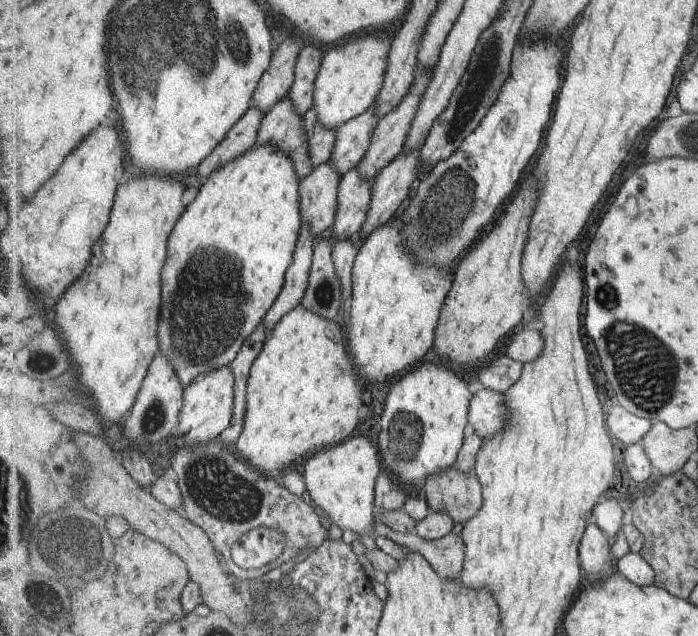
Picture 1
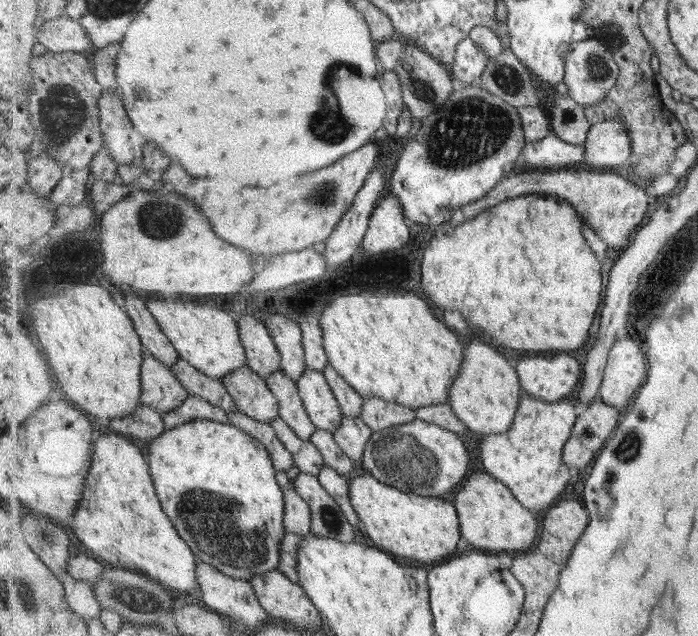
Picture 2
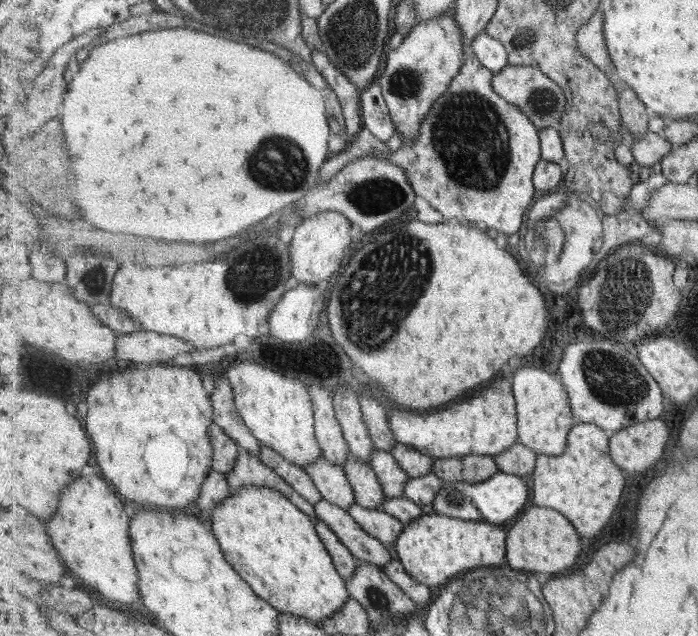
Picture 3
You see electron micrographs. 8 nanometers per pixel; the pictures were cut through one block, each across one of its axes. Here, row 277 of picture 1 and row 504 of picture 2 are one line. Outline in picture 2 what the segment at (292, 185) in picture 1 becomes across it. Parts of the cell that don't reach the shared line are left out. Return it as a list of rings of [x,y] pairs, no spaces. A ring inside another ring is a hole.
[[[195,420],[165,430],[161,436],[153,438],[149,442],[149,464],[156,493],[165,512],[201,561],[233,578],[247,581],[279,569],[282,545],[289,534],[284,521],[286,501],[265,443],[231,422]]]

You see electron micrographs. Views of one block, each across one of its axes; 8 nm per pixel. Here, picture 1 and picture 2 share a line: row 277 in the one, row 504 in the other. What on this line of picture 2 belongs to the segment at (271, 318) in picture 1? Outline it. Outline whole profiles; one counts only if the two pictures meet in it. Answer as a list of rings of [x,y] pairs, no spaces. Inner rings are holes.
[[[279,472],[277,481],[284,491],[284,500],[286,501],[285,528],[288,533],[307,537],[312,532],[310,505],[297,493],[291,474]]]

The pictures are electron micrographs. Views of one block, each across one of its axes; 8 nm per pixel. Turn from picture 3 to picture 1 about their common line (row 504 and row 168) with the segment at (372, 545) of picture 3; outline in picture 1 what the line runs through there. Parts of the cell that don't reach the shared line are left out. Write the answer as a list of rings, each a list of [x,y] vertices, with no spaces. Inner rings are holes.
[[[330,161],[300,182],[302,226],[309,224],[315,238],[327,234],[335,224],[341,180],[339,170]]]

